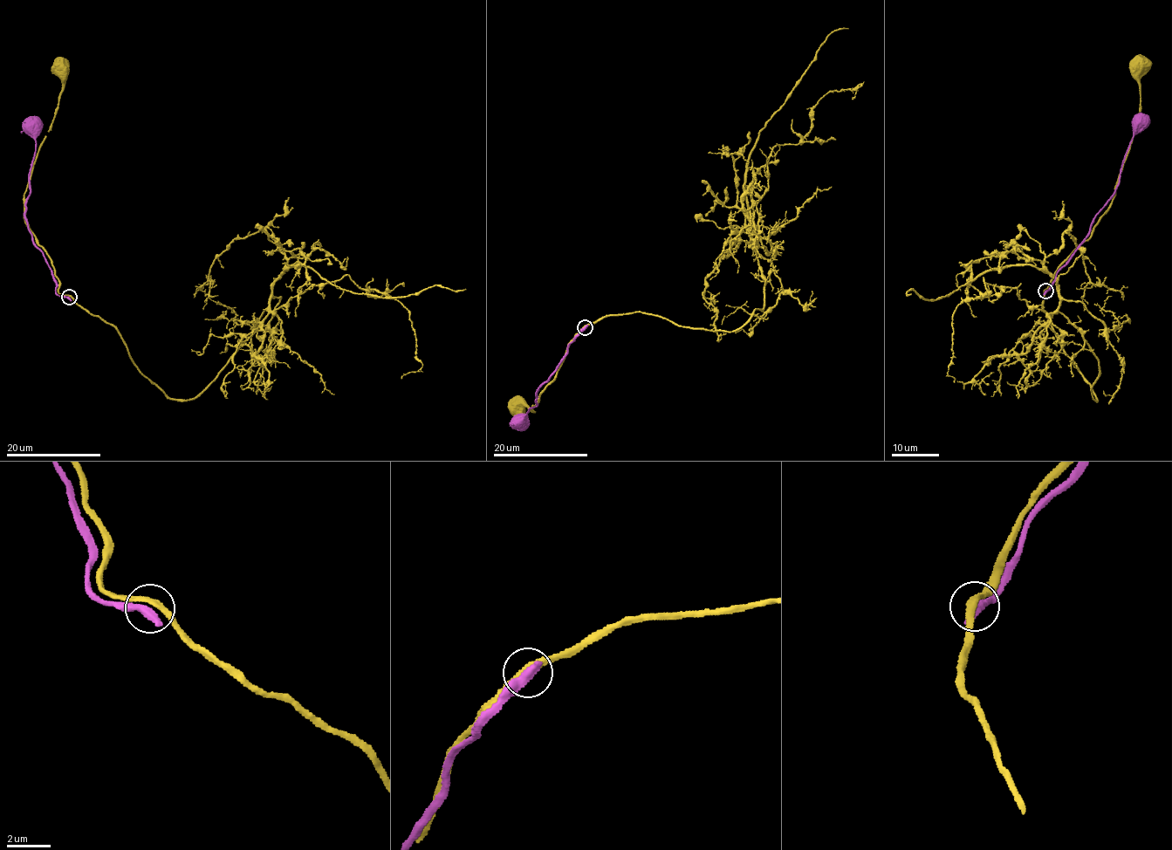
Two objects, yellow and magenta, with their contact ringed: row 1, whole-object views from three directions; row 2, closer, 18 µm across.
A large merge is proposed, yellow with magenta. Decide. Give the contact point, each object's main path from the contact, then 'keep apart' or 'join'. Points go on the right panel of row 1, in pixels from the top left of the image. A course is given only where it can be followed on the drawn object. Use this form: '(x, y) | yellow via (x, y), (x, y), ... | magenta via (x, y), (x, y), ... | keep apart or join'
(1045, 291) | yellow via (1045, 290), (1052, 276), (1087, 239), (1111, 202), (1135, 129), (1141, 94), (1140, 65) | magenta via (1045, 291), (1048, 291), (1055, 274), (1079, 247), (1089, 232), (1090, 223), (1118, 186), (1121, 162), (1139, 122) | keep apart

